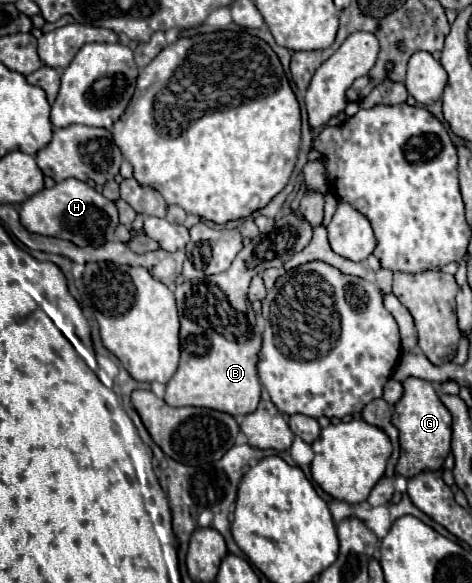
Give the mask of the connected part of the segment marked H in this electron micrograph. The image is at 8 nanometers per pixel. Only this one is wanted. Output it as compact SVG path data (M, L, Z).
M76 178L62 180L54 188L44 188L38 194L30 196L26 202L22 202L20 222L34 234L54 236L60 240L74 242L76 246L100 246L114 238L114 230L120 224L116 204L104 198L96 188Z

